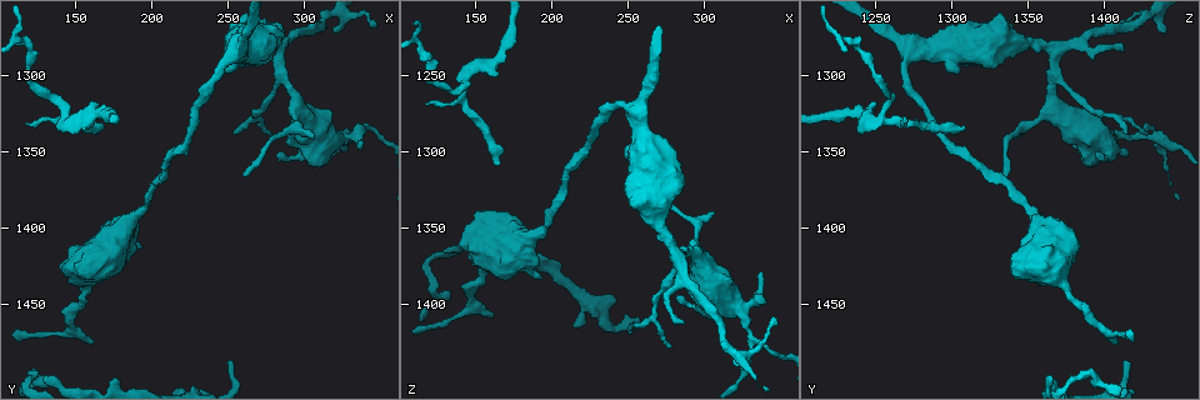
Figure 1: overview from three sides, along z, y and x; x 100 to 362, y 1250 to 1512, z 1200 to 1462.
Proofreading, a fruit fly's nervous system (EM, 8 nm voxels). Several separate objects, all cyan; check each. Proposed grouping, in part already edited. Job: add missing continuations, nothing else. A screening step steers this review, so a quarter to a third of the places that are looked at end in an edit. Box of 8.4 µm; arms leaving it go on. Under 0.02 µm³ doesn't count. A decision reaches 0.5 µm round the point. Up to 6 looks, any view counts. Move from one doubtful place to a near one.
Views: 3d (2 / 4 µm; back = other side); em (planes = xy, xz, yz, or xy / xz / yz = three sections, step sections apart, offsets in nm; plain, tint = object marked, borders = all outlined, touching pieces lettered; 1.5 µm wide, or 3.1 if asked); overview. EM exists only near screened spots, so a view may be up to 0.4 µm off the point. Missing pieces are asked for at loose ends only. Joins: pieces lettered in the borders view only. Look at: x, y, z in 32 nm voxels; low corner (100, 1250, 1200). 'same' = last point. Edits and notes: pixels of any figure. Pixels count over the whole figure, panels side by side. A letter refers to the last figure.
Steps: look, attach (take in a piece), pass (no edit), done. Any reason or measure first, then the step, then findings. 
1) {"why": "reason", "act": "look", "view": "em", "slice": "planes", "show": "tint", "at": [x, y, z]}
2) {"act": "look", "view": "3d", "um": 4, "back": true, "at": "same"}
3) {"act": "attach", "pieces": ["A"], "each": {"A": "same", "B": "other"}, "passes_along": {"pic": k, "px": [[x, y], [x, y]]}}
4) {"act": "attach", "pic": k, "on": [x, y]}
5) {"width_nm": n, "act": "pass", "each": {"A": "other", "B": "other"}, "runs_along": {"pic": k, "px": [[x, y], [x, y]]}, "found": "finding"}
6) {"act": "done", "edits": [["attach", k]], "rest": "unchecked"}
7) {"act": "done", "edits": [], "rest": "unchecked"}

{"why": "branch stops here", "act": "look", "view": "em", "slice": "planes", "show": "borders", "at": [130, 1500, 1366]}

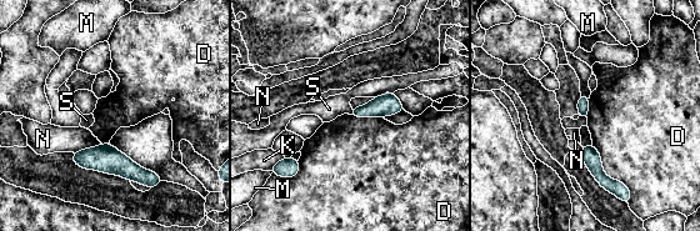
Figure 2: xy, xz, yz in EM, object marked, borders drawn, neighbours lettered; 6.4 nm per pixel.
{"act": "pass", "each": {"D": "other", "K": "other", "M": "other", "N": "other", "S": "other"}, "runs_along": {"pic": 2, "px": [[75, 155], [149, 174]]}, "found": "none of them fits"}

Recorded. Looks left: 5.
{"why": "an open end", "act": "look", "view": "em", "slice": "planes", "show": "borders", "at": [336, 1346, 1380]}

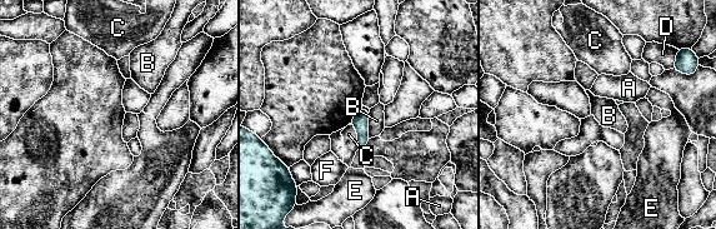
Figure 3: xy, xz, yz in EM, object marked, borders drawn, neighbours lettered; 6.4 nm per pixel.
{"act": "pass", "each": {"A": "other", "B": "other", "C": "other", "D": "other", "E": "other", "F": "other"}, "border": {"pic": 3, "px": [[369, 111], [370, 138]]}, "found": "no lettered piece goes on from it"}

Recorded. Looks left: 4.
{"why": "tapers out", "act": "look", "view": "em", "slice": "planes", "show": "borders", "at": [276, 1338, 1426]}

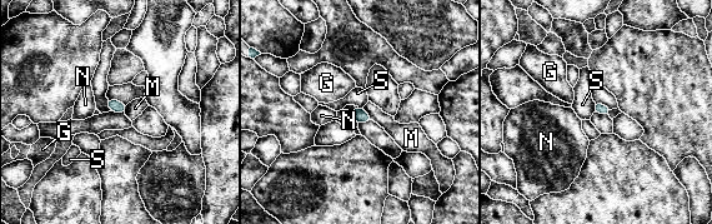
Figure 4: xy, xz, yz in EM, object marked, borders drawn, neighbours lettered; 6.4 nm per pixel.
{"act": "pass", "each": {"G": "other", "M": "other", "N": "other", "S": "other"}, "border": {"pic": 4, "px": [[592, 101], [595, 112]]}, "found": "none of them fits"}

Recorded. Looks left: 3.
{"act": "done", "edits": [], "rest": "unchecked"}

